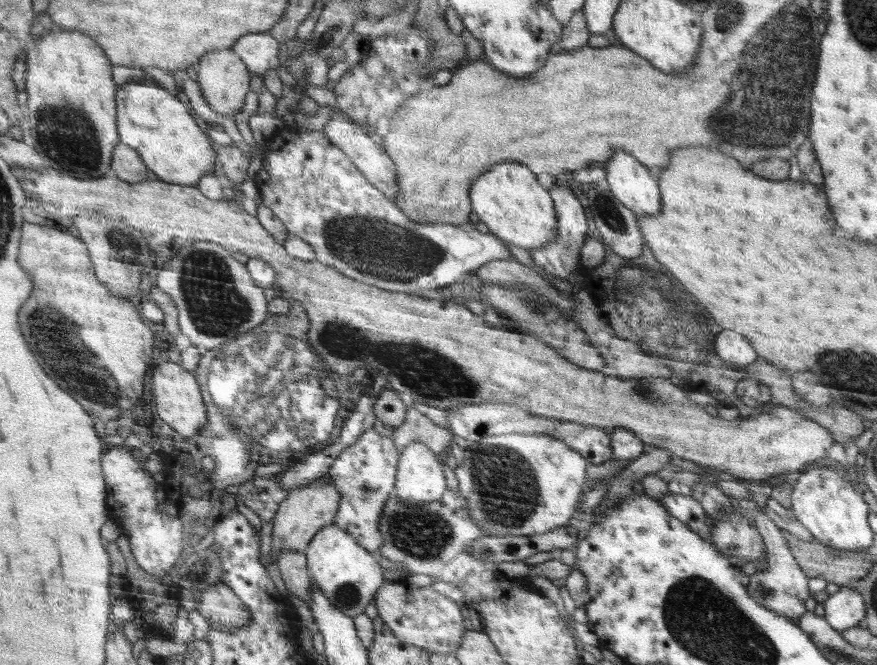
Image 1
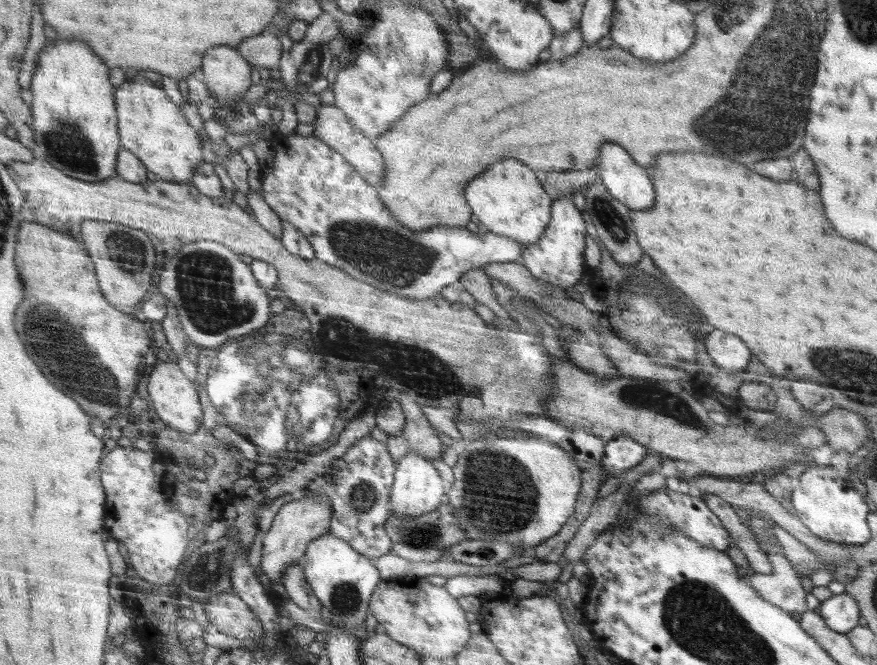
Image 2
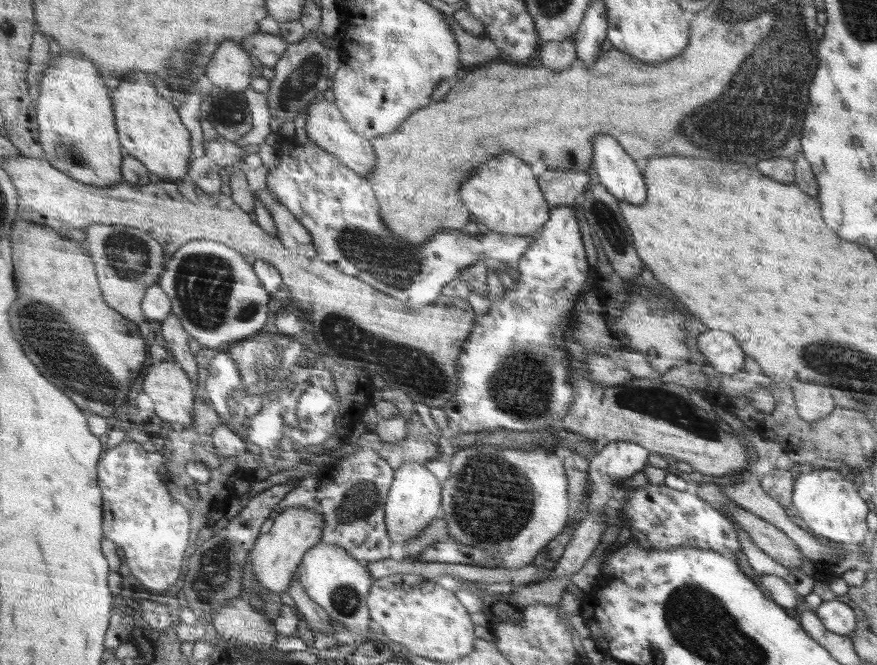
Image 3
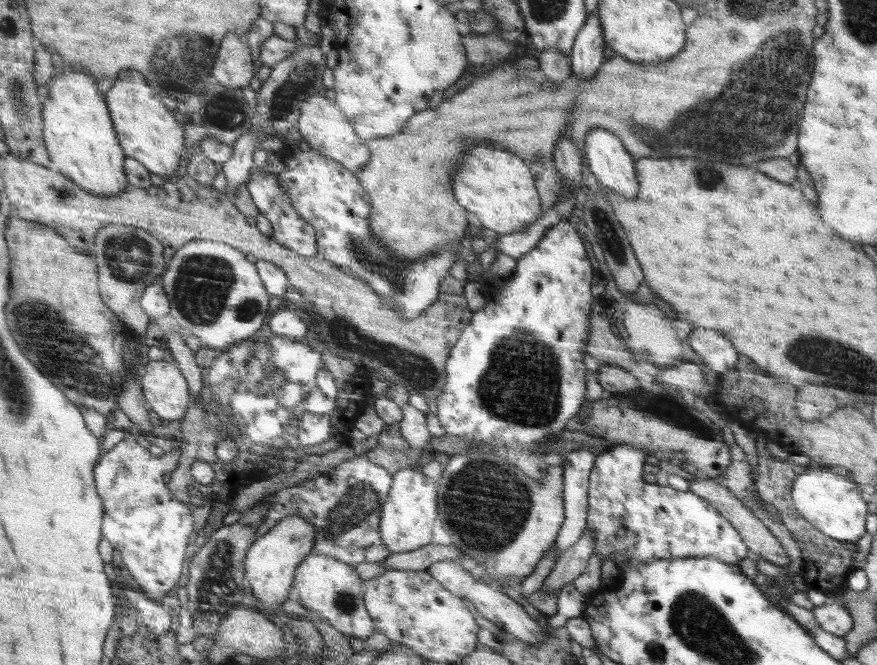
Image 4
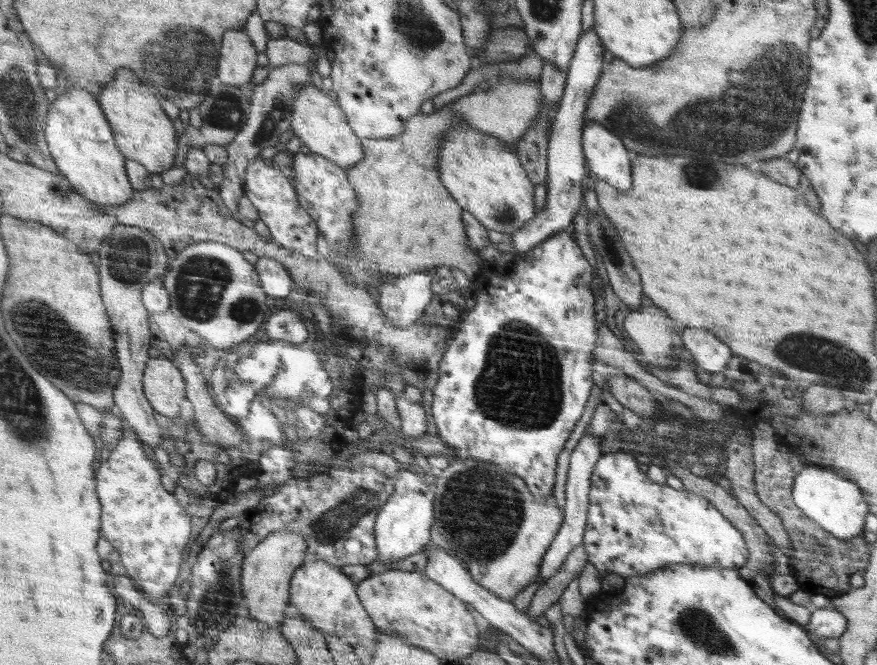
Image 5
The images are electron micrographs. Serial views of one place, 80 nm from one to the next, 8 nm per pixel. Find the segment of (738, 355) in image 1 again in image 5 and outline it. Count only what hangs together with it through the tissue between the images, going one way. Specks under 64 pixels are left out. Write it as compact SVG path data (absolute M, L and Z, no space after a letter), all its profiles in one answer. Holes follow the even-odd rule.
M688 328L682 332L681 339L695 365L706 372L722 372L732 360L732 350L708 330Z

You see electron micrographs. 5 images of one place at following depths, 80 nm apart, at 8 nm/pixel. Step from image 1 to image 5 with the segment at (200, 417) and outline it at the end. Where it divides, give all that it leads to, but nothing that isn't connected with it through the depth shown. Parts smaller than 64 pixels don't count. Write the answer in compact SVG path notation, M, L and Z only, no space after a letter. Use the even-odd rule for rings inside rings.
M152 358L144 370L144 391L156 413L173 419L184 400L184 380L176 366L166 358Z

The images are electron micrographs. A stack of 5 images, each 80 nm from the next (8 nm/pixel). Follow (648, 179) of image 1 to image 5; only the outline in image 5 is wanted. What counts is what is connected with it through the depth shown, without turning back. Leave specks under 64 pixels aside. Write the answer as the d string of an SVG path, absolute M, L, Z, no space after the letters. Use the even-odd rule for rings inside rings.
M590 121L583 128L581 139L588 168L598 180L627 191L633 185L630 176L630 158L626 145L619 136L614 136L604 125Z

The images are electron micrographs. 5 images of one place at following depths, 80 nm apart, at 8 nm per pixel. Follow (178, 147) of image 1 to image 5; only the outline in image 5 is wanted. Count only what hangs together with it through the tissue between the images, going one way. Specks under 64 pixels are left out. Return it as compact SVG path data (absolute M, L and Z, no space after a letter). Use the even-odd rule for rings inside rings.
M120 70L114 80L103 85L98 98L99 105L114 131L116 147L126 158L139 162L148 172L159 175L173 168L178 150L174 140L174 126L170 117L160 108L158 100L144 92L138 76L134 76L130 70Z

